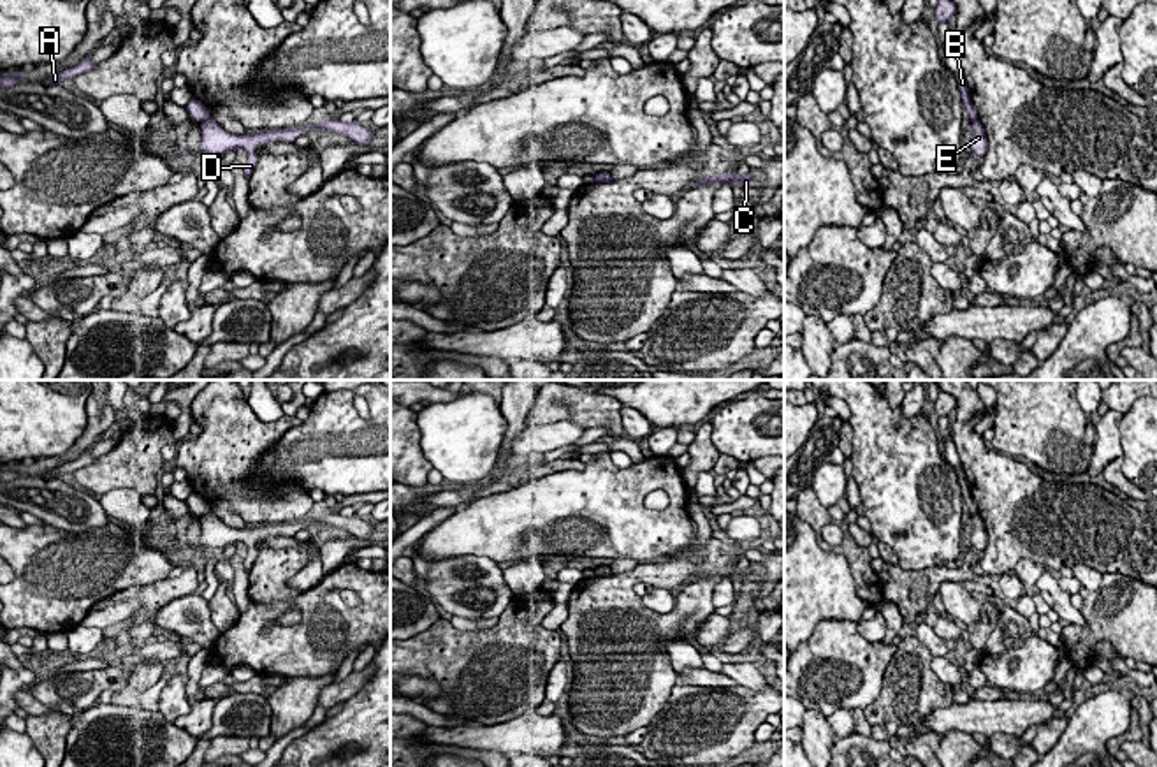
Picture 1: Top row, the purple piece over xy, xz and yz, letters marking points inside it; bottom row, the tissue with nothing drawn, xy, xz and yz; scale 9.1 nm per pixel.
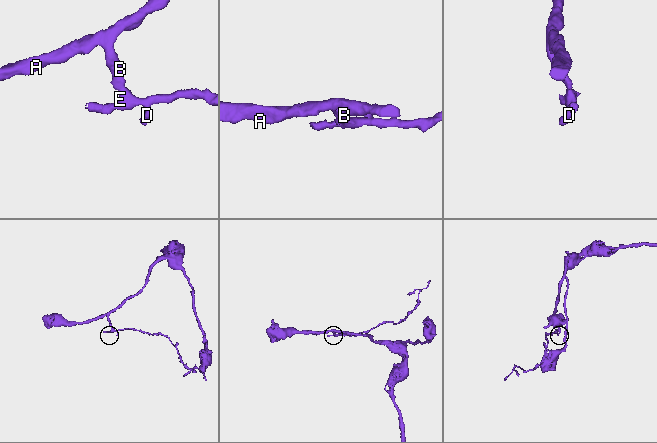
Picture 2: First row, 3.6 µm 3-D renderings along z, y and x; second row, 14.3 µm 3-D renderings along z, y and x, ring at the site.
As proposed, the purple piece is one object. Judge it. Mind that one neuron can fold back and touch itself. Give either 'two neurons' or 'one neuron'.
two neurons

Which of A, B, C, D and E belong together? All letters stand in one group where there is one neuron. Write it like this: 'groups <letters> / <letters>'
groups A B / C D E

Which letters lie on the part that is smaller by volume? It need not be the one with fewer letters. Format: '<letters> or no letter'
C, D, E

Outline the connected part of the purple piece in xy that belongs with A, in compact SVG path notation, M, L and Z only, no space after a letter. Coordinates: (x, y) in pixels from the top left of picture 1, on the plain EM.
M88 449L77 459L69 461L69 463L62 464L62 466L51 470L42 478L60 478L63 473L74 473L76 470L84 468L88 464L93 464L95 461L97 461L97 457L93 457L91 449Z

